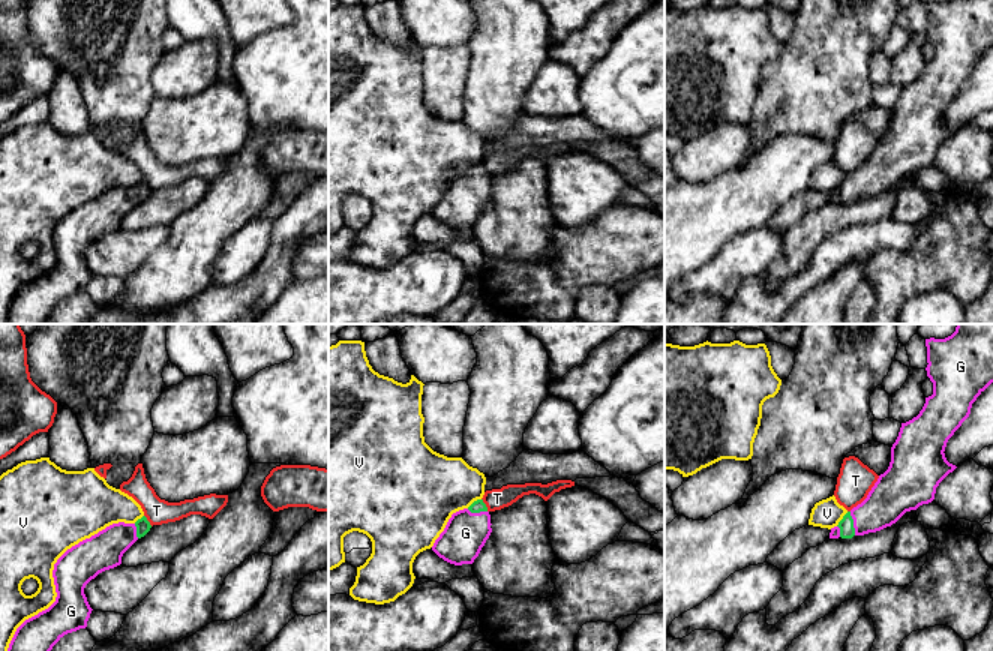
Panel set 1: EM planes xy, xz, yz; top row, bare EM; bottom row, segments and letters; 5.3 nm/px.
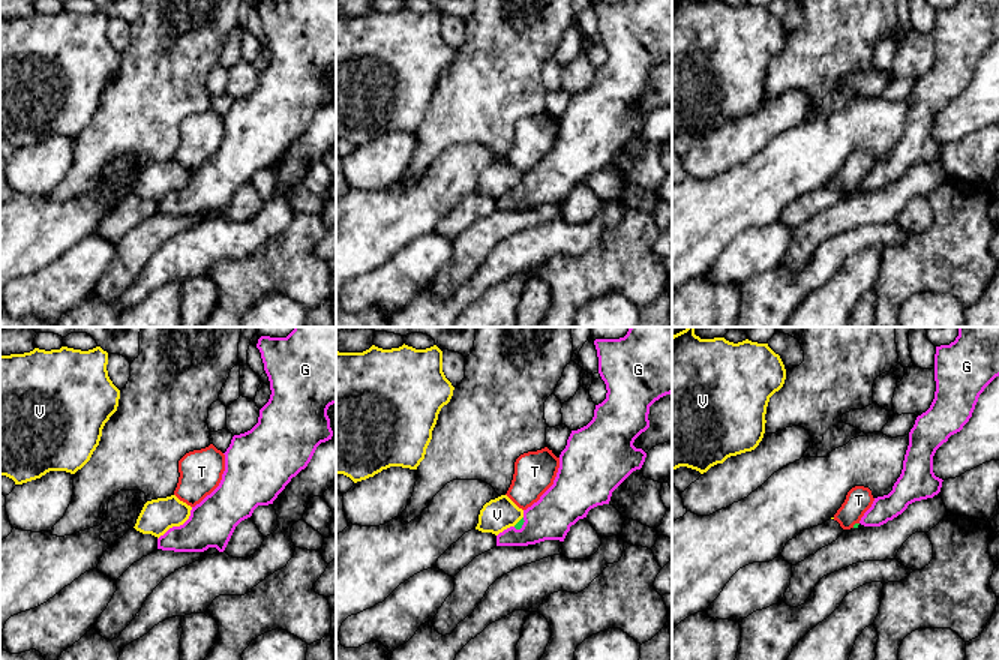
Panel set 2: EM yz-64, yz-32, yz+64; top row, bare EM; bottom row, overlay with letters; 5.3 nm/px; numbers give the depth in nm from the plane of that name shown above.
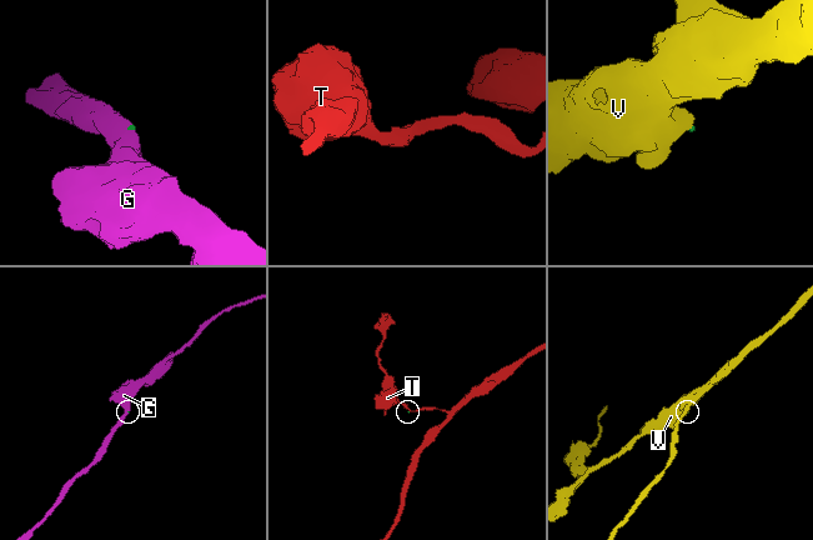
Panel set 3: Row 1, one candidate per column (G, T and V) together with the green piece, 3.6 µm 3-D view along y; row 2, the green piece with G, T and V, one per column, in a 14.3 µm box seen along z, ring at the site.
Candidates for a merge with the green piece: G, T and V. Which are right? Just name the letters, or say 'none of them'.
G

